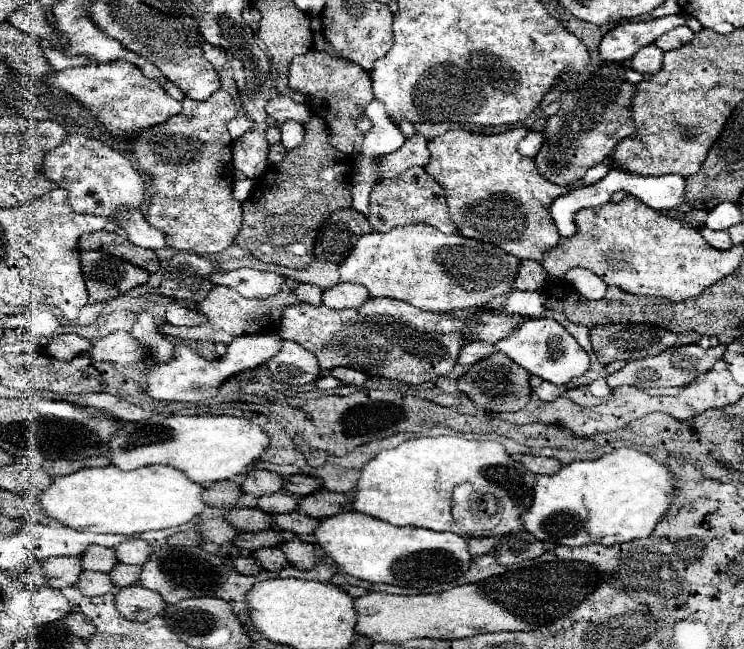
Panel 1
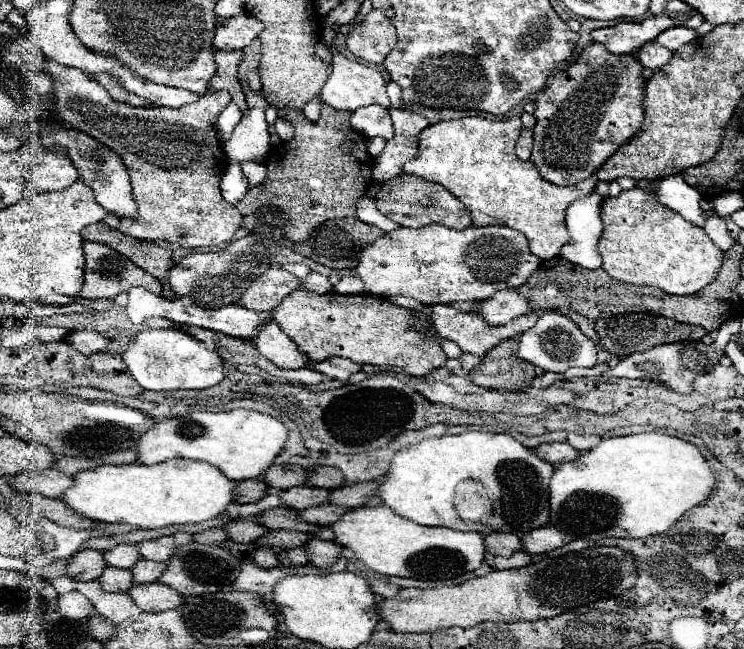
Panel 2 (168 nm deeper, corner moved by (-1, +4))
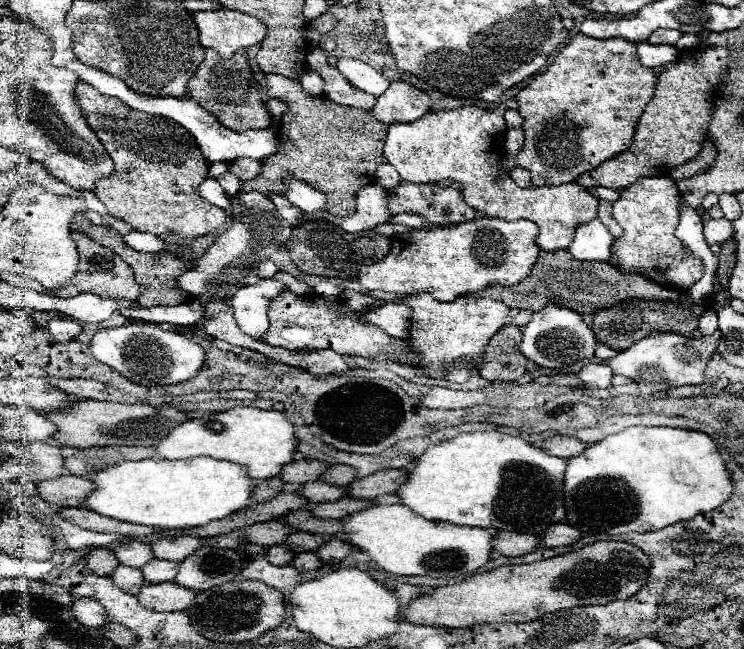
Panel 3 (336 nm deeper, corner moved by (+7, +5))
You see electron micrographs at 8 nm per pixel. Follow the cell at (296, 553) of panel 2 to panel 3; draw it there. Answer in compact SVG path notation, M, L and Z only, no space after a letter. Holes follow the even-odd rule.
M306 551L306 553L298 553L298 555L290 561L290 565L296 567L298 571L308 571L308 569L318 569L318 567L322 567L322 561L316 557L316 553Z

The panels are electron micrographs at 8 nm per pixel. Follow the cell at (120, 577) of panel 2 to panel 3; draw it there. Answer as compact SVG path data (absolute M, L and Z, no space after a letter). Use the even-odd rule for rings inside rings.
M118 565L110 577L112 577L112 583L114 585L118 585L120 589L124 589L130 595L138 595L140 589L142 589L142 585L144 585L142 571L140 569L134 569L134 567Z

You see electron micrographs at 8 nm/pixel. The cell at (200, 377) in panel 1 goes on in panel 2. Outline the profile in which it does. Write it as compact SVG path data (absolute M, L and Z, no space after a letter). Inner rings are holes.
M176 328L140 330L128 350L122 352L122 360L136 382L146 390L202 390L222 382L224 378L222 358L192 334Z

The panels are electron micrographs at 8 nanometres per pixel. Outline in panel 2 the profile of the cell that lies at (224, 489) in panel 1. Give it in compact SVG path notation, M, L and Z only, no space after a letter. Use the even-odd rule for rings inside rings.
M244 480L236 486L236 502L248 504L248 502L258 502L268 494L268 486L264 480Z

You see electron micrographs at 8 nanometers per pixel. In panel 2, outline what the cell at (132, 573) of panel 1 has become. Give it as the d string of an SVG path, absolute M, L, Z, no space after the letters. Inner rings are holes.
M140 560L134 568L132 568L132 576L134 582L138 584L150 584L150 582L158 582L158 578L164 574L168 566L162 562L152 562L152 560Z

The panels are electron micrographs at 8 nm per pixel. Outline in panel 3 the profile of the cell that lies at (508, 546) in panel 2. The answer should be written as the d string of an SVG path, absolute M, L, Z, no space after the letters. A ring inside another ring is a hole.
M498 531L492 539L492 549L504 557L520 557L538 547L536 535L512 533L512 531Z

